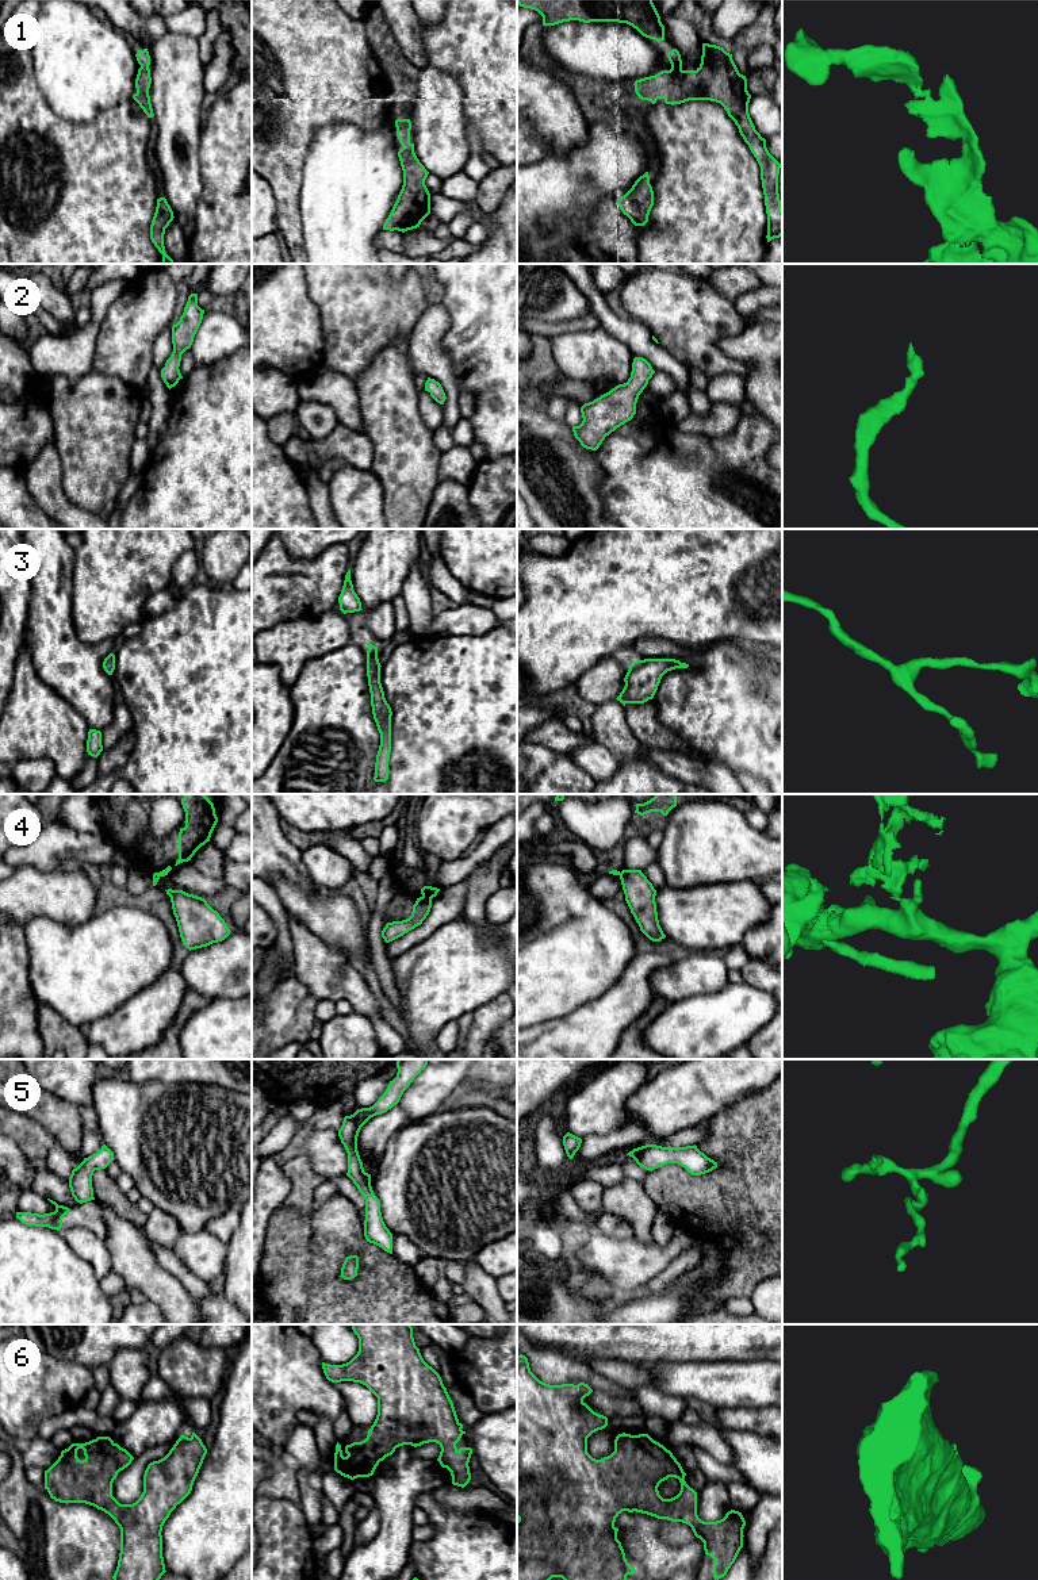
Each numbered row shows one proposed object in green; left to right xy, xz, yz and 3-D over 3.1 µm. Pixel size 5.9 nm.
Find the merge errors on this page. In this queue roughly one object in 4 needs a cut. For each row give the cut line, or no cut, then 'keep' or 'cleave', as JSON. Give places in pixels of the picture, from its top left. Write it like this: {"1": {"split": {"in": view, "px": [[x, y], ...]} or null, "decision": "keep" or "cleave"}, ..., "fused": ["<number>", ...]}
{"1": {"split": null, "decision": "keep"}, "2": {"split": null, "decision": "keep"}, "3": {"split": null, "decision": "keep"}, "4": {"split": {"in": "xz", "px": [[422, 896], [431, 900]]}, "decision": "cleave"}, "5": {"split": null, "decision": "keep"}, "6": {"split": null, "decision": "keep"}, "fused": ["4"]}

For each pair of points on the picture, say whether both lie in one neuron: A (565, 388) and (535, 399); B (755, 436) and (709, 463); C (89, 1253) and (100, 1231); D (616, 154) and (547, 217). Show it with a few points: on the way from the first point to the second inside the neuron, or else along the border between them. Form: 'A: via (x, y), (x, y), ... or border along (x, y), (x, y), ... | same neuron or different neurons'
A: via (558, 390), (547, 392), (542, 398) | same neuron
B: via (745, 447), (728, 463), (720, 463) | same neuron
C: border along (68, 1223), (89, 1228), (103, 1242) | different neurons
D: via (598, 169), (590, 173), (565, 199) | same neuron

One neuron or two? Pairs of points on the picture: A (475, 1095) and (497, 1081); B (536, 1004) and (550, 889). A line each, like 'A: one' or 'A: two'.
A: two
B: one

